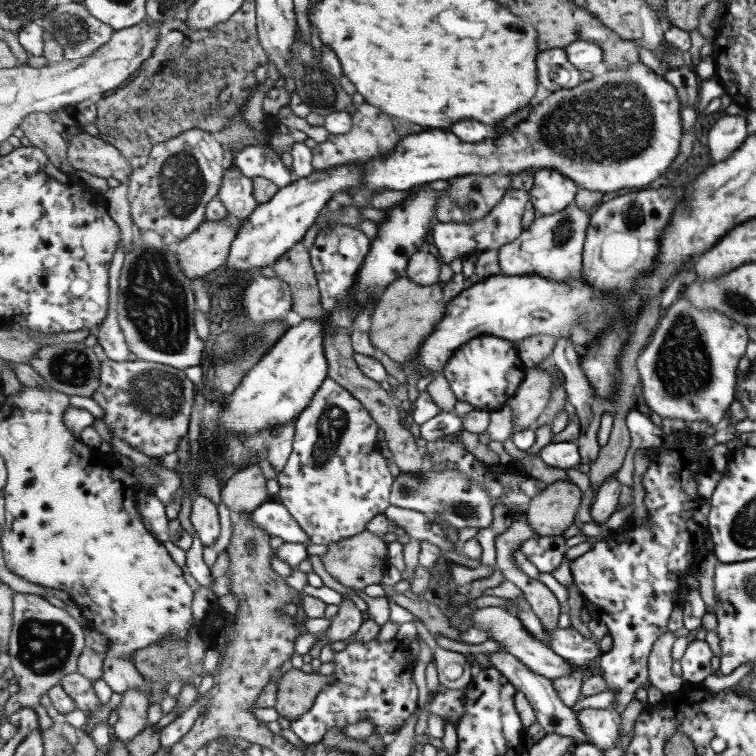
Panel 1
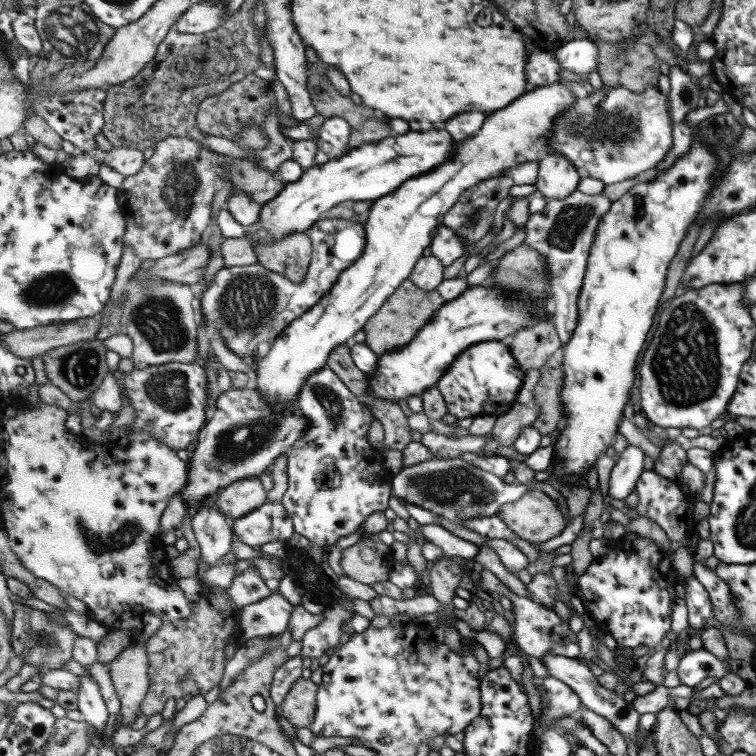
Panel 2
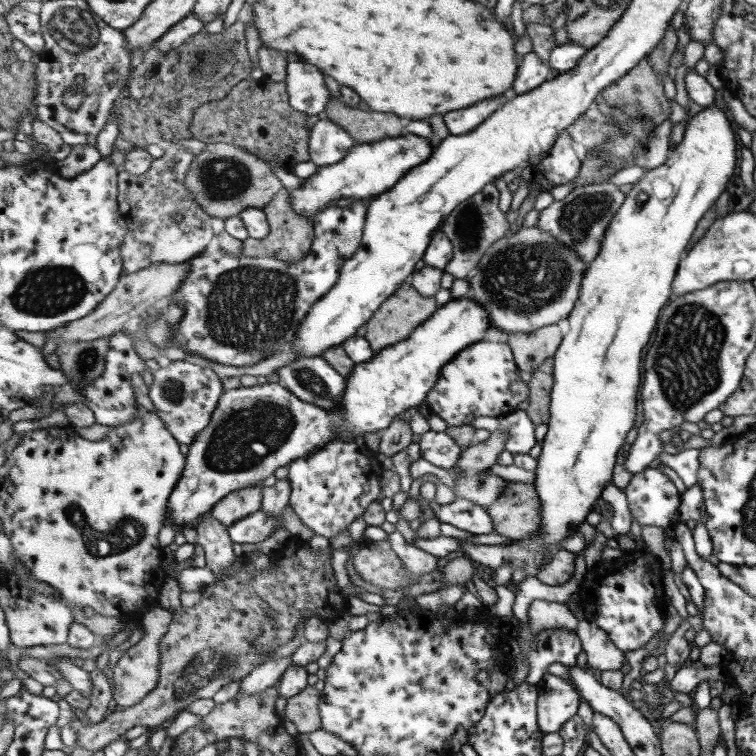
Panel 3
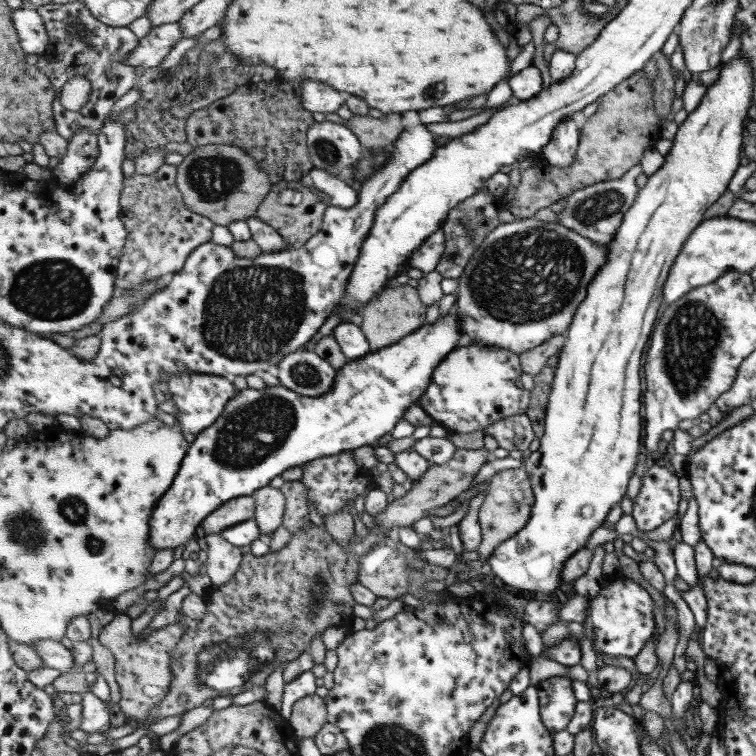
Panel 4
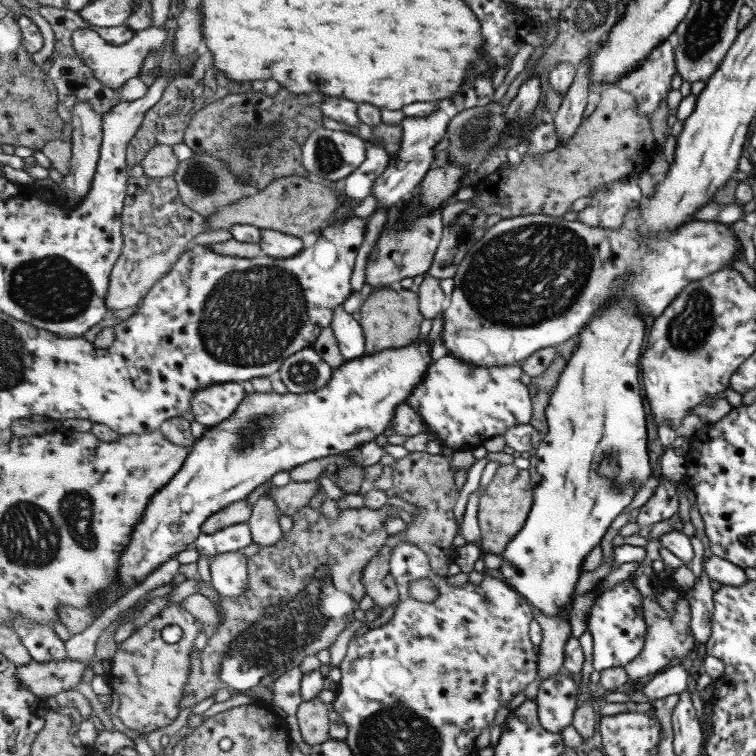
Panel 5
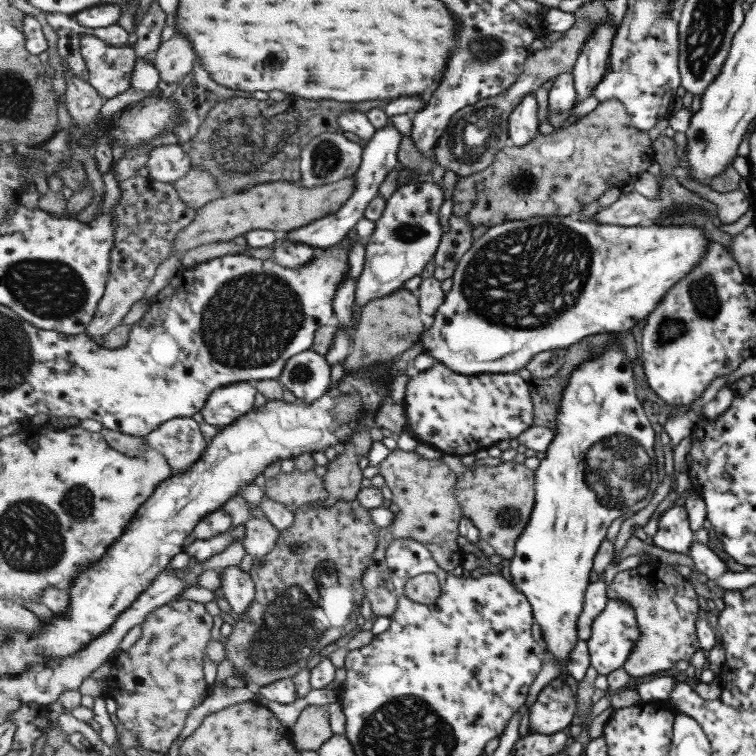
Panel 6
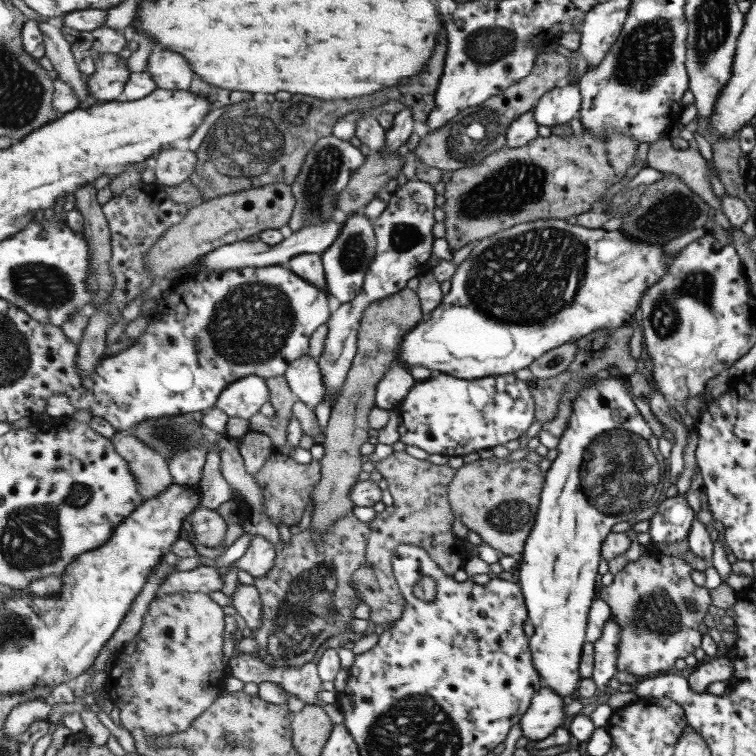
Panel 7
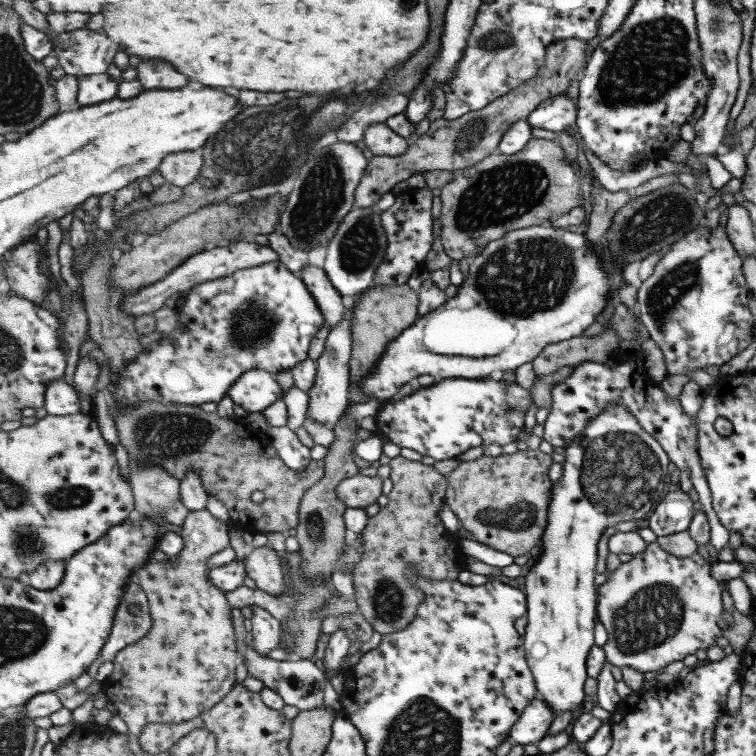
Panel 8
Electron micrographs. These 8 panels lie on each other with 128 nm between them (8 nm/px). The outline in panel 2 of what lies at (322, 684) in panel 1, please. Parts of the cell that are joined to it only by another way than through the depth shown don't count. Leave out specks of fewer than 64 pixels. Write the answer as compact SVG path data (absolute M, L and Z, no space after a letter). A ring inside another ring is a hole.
M299 678L281 706L284 717L294 727L311 727L318 712L318 684L309 678Z

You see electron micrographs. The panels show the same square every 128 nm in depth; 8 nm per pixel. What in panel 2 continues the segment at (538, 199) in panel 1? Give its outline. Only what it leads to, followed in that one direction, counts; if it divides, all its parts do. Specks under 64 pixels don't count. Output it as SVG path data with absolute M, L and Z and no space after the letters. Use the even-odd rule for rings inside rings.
M559 153L547 154L540 162L537 193L548 198L566 199L577 191L583 174L569 158Z

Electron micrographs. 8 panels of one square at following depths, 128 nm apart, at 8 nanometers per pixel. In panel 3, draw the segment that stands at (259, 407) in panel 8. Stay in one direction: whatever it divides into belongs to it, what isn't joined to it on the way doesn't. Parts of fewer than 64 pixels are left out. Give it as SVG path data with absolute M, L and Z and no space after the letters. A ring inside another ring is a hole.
M192 359L164 362L161 368L151 373L153 383L148 387L148 394L153 401L154 412L163 419L179 443L190 446L214 418L219 400L226 391L223 378L213 368Z

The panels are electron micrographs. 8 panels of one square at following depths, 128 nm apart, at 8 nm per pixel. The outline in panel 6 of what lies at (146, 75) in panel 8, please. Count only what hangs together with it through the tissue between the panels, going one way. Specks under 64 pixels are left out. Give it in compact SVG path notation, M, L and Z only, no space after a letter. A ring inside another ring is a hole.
M175 33L170 39L163 41L160 49L153 57L155 68L161 72L165 83L179 84L189 74L198 59L193 52L191 40L183 34Z

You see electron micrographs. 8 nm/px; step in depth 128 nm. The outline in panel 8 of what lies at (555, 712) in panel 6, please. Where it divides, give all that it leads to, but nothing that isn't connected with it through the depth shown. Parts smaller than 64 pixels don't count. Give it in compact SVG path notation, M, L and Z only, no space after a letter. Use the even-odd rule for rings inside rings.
M537 696L511 729L510 741L522 745L533 744L536 747L547 736L555 718L556 715L545 700Z

